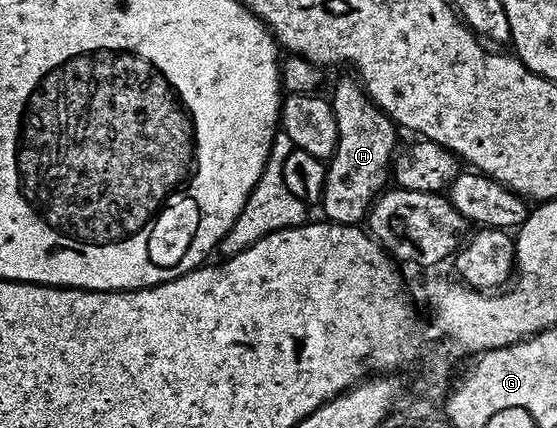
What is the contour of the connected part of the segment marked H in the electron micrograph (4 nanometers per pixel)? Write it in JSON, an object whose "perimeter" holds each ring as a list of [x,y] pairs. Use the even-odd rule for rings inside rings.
{"perimeter":[[[355,79],[352,80],[338,81],[330,95],[330,103],[338,122],[338,142],[324,170],[326,182],[319,207],[324,208],[325,221],[359,225],[367,217],[374,199],[389,183],[390,165],[398,148],[398,128],[370,99],[363,87]]]}

